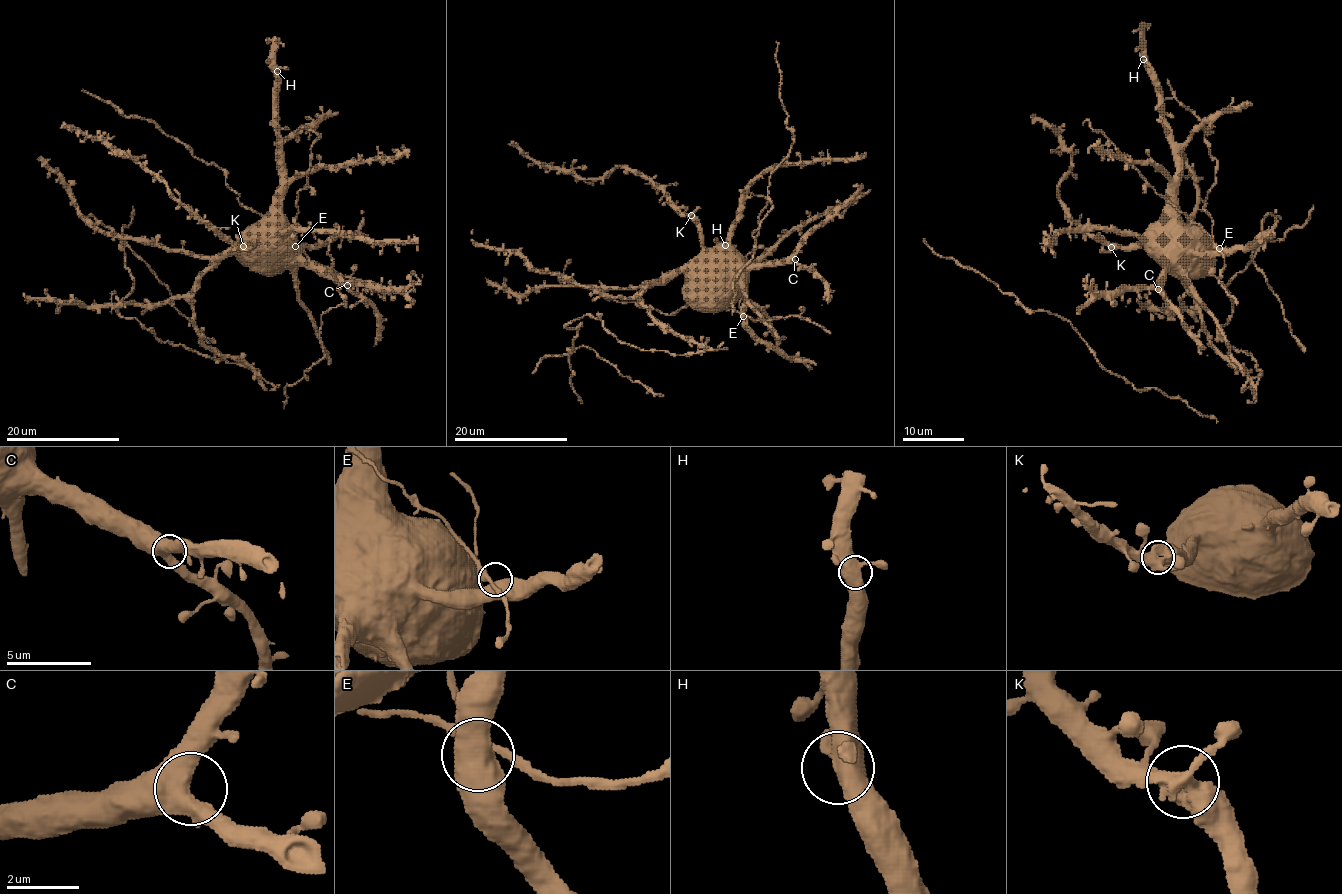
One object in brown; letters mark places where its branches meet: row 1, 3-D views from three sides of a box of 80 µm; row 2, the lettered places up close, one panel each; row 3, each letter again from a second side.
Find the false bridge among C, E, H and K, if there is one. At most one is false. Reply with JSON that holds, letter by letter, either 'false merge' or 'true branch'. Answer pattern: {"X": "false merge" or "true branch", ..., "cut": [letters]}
{"C": "true branch", "E": "true branch", "H": "true branch", "K": "true branch", "cut": []}

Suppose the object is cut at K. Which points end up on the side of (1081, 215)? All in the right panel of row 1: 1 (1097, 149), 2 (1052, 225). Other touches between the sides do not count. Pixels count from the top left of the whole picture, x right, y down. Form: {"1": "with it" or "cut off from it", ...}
{"1": "cut off from it", "2": "cut off from it"}

